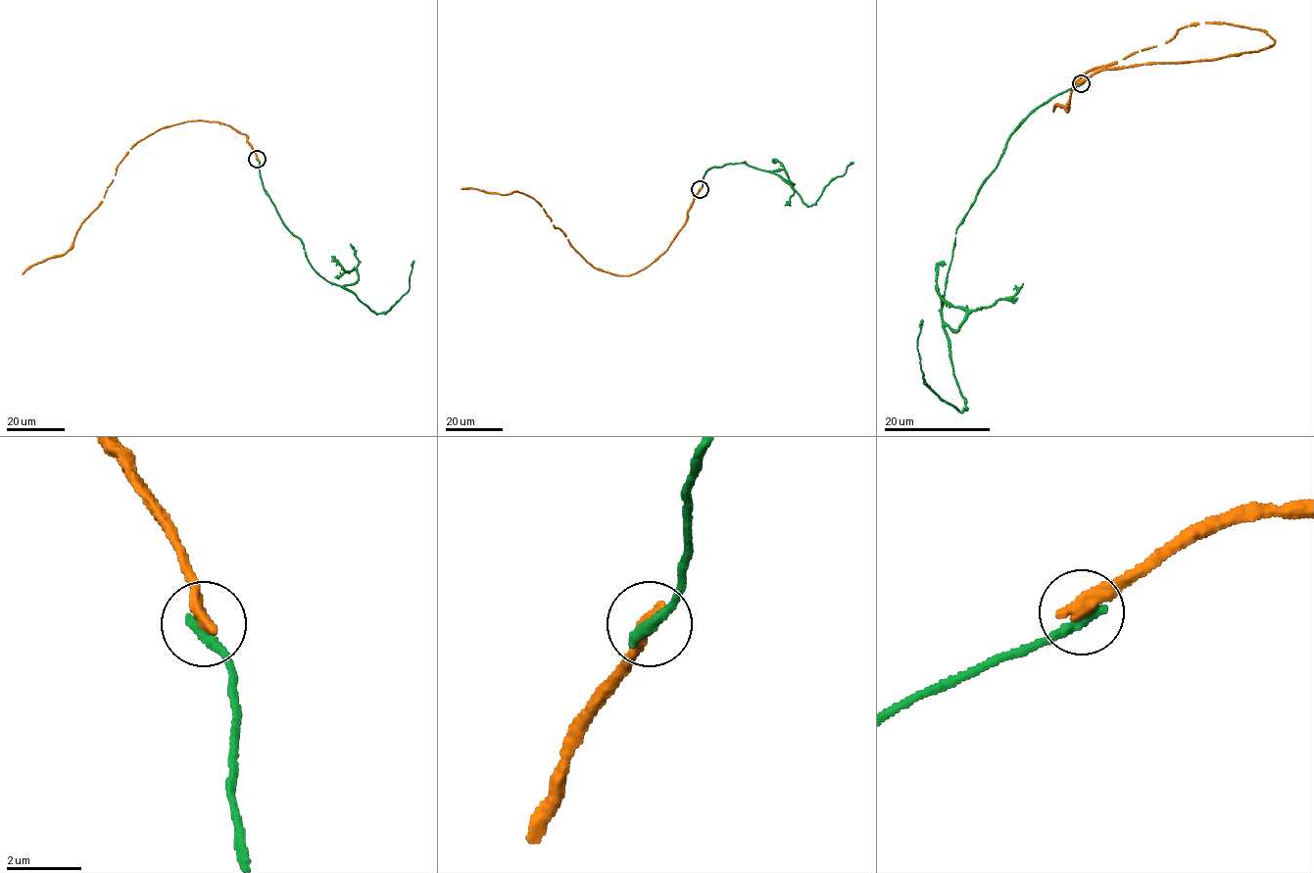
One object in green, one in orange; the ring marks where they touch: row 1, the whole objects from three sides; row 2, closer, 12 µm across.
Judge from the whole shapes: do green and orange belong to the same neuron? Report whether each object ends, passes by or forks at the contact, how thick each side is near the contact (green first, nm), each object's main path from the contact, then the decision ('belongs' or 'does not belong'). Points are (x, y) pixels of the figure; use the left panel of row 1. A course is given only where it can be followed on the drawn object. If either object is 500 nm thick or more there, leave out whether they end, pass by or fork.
green ends; orange ends; calibres 360 and 440 nm; course green (258, 159), (263, 187), (285, 224), (303, 245), (309, 263), (372, 311), (385, 313), (409, 289), (413, 261); course orange (258, 159), (247, 135), (215, 121), (162, 128), (118, 165), (72, 246), (22, 273); does not belong

